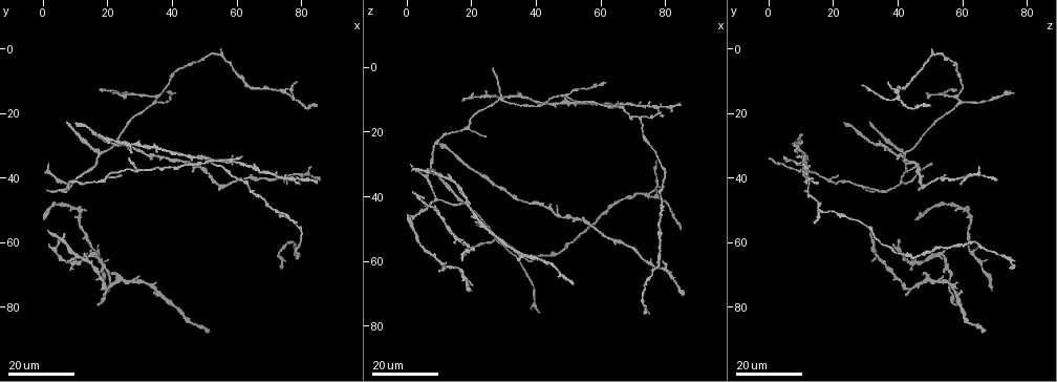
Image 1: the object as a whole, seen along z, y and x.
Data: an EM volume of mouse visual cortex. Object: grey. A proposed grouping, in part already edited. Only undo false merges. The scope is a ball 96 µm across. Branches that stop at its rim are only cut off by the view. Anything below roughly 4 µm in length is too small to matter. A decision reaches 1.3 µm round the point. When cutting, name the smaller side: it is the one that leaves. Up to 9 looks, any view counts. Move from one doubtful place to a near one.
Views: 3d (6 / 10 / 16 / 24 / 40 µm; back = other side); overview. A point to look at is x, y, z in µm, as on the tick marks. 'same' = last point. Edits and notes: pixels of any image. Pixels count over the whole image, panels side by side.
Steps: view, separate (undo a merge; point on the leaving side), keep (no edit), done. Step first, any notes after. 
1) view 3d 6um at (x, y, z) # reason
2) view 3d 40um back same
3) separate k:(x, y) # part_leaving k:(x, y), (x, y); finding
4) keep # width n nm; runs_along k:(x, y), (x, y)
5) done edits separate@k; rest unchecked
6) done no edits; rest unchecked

view 3d 24um at (15.5, 63.5, 52.5) # three arms meet

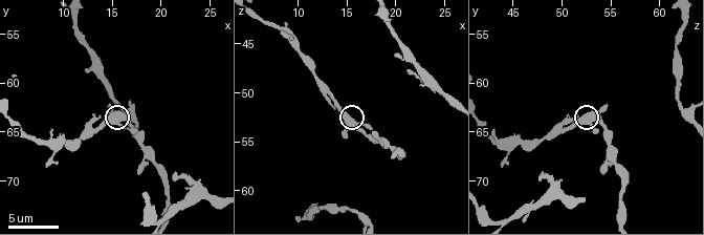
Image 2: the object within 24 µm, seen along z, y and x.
view 3d 6um at (15.8, 63.6, 53.2)

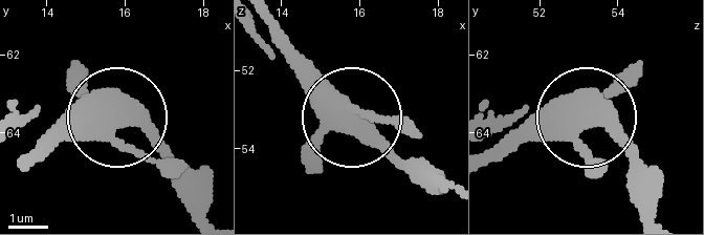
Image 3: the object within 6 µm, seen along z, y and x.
keep # width 430 nm; all the same neuron

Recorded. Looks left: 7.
view 3d 24um at (5.5, 44.0, 34.0)

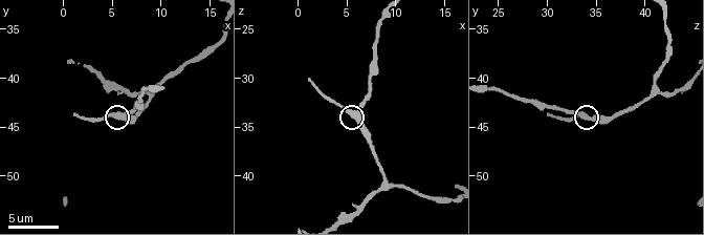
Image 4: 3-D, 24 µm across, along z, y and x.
view 3d 10um at (5.8, 44.0, 33.8) # zoom in

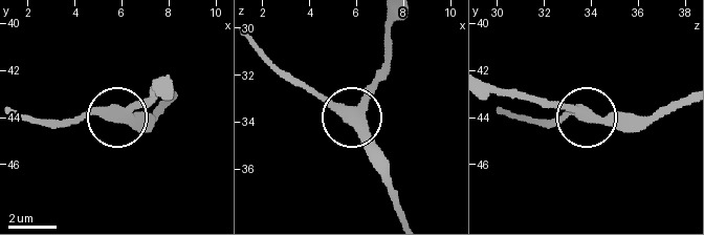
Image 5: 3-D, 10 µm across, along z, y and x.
keep # width 370 nm; runs_along 5:(160, 80), (141, 104), (116, 115), (58, 118); one neuron here

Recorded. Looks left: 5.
view 3d 16um at (75.0, 13.5, 39.0) # small branch off a trunk

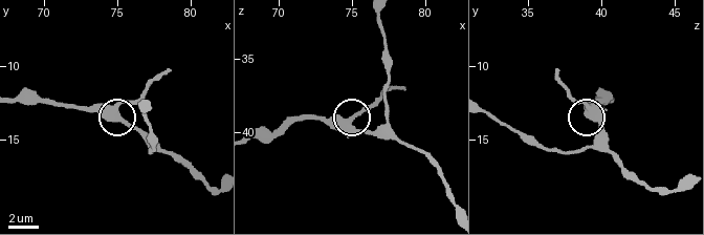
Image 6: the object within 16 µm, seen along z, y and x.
view 3d 6um at (75.0, 13.2, 39.4) # closer look

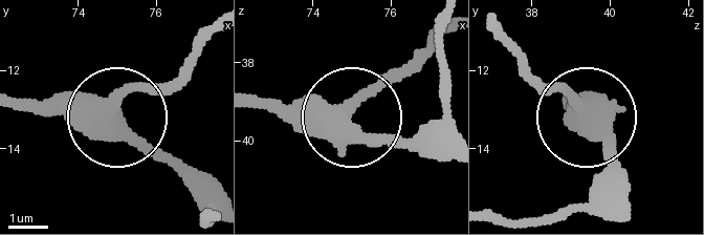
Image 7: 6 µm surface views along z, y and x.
keep # side_arm 5 um; runs_along 7:(257, 108), (350, 114), (414, 51); all the same neuron

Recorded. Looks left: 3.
view 3d 24um at (35.0, 15.0, 58.0) # side arm on a straight run

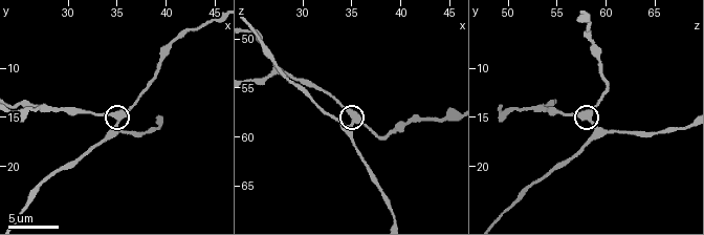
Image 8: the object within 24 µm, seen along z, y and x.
view 3d 6um at (35.6, 14.2, 58.2)

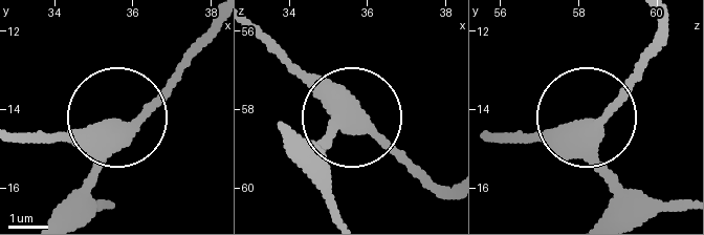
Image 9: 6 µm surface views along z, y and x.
keep # arms 3; runs_along 9:(54, 213), (114, 126), (24, 132); continuous, no second neuron

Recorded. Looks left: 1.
done no edits; rest unchecked

